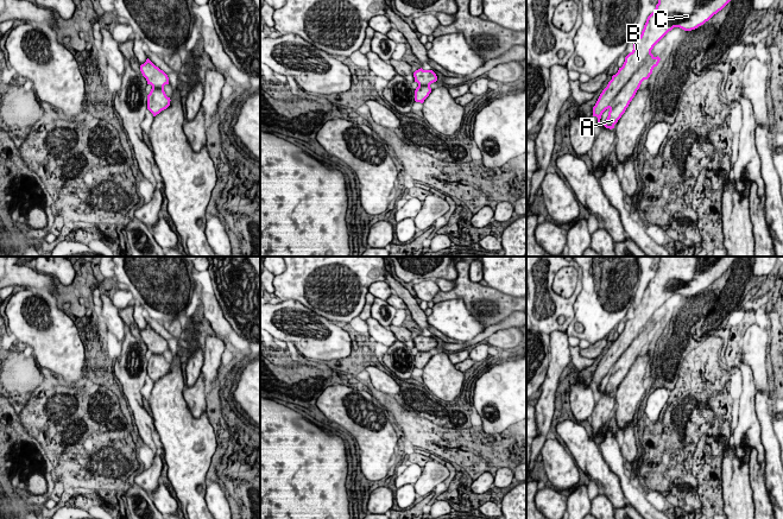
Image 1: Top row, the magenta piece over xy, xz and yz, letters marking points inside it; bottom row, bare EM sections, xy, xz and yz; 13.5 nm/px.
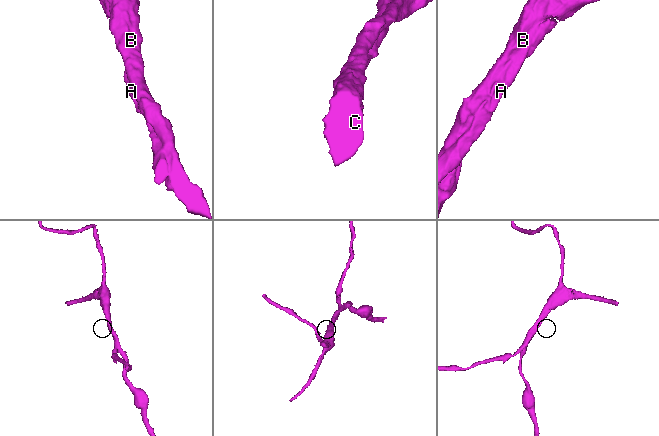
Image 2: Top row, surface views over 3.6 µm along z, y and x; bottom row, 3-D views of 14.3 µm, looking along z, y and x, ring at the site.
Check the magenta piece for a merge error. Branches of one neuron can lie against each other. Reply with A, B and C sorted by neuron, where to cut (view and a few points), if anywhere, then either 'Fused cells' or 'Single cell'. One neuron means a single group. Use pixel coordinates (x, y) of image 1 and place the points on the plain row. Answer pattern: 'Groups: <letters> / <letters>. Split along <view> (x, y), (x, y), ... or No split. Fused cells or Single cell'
Groups: A B C. No split. Single cell

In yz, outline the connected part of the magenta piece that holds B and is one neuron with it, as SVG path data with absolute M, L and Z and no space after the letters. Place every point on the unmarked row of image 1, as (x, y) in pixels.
M661 257L658 270L648 283L640 303L633 310L633 316L625 323L623 333L612 342L612 346L593 373L593 382L598 384L598 391L602 379L608 375L608 382L604 392L610 395L614 394L614 391L625 379L642 348L648 346L653 334L658 331L661 324L658 322L655 323L651 316L669 297L674 293L680 293L684 297L697 295L721 277L735 259L737 257Z

